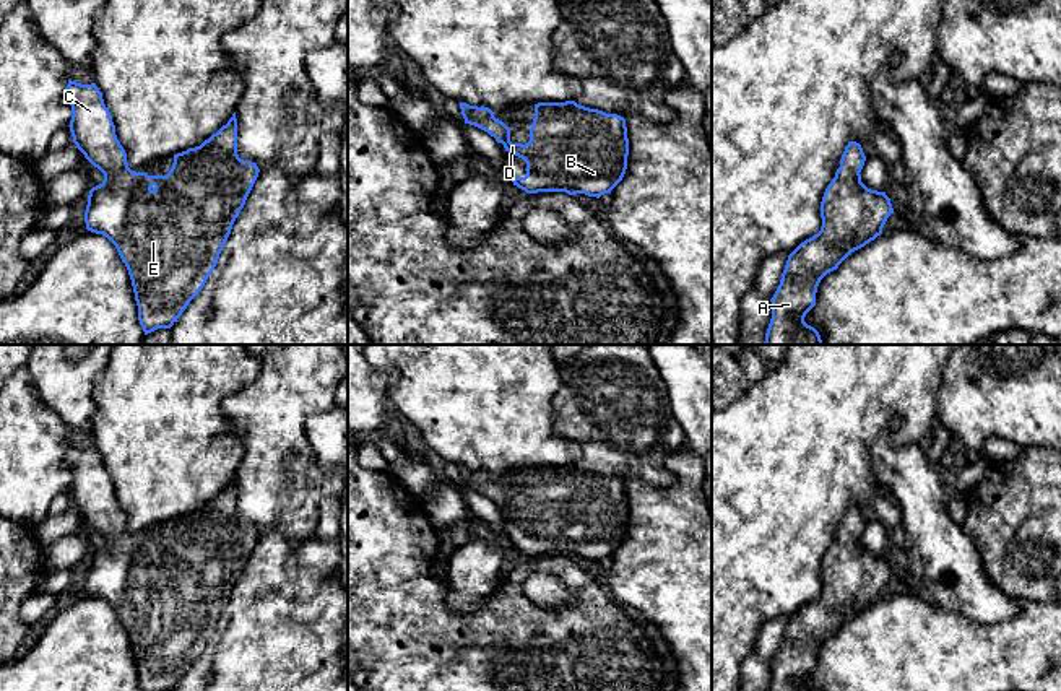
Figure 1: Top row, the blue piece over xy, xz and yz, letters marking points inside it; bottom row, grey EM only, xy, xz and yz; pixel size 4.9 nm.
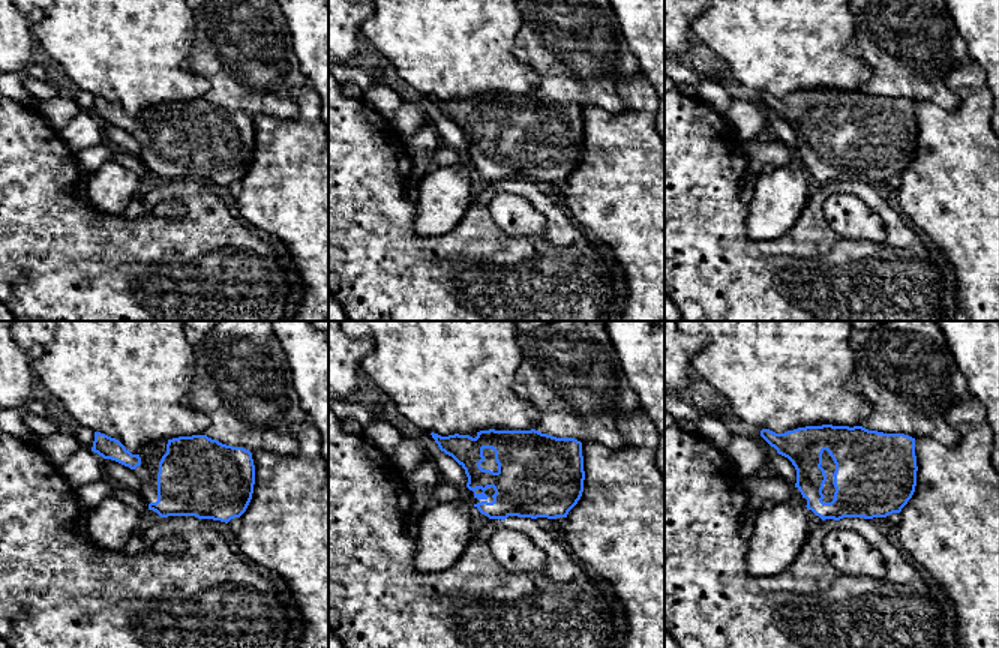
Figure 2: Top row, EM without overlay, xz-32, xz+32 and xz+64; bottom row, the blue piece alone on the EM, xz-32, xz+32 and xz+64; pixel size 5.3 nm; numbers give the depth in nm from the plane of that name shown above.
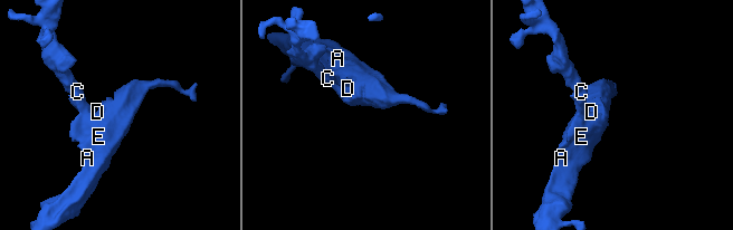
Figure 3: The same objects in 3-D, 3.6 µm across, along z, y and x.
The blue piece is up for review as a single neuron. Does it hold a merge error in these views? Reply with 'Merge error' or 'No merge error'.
No merge error

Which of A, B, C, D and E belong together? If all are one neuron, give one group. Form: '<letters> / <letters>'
A B C D E

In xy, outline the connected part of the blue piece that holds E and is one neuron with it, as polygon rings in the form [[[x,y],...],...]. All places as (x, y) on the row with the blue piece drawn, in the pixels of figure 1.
[[[68,80],[65,98],[73,114],[68,125],[73,143],[104,174],[104,180],[88,195],[86,229],[106,236],[115,246],[132,280],[145,335],[171,328],[213,273],[260,172],[255,163],[242,161],[237,154],[236,112],[200,146],[174,154],[166,176],[148,176],[128,167],[127,153],[96,83]]]

